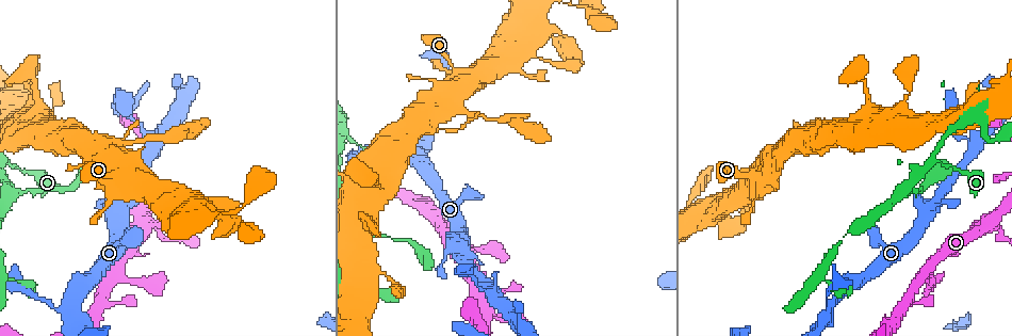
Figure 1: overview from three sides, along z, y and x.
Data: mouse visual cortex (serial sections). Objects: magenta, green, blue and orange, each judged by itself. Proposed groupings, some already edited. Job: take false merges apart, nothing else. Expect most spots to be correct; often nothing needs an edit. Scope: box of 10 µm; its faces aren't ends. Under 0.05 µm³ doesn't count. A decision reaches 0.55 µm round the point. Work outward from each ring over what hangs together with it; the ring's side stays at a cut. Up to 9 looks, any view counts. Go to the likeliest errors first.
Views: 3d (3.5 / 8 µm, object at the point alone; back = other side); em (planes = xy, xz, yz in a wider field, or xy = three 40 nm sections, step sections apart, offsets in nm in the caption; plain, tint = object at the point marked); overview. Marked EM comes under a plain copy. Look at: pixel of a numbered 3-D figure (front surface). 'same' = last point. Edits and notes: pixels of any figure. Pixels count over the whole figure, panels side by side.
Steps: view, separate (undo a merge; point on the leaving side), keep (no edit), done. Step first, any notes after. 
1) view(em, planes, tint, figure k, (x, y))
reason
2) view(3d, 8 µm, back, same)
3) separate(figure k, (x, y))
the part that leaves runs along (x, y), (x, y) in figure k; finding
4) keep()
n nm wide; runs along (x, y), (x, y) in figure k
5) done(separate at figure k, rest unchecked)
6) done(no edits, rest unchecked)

view(3d, 3.5 µm, figure 1, (25, 191))
thick turns thin

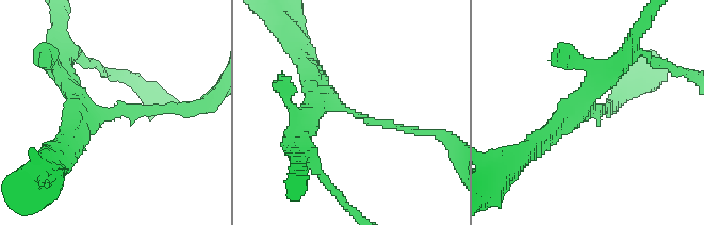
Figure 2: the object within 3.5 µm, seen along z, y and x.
keep()
arms of 100, 300 nm; runs along (71, 93), (88, 116), (183, 106) in figure 2; one cell here

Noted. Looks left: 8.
view(3d, 8 µm, back, figure 1, (927, 270))
branch point

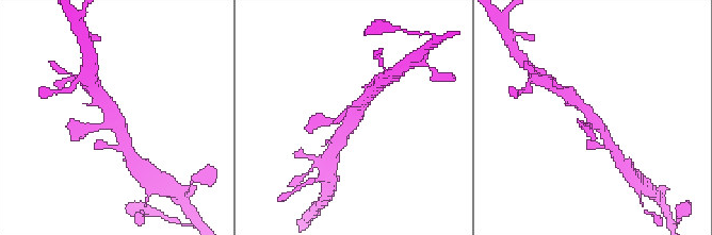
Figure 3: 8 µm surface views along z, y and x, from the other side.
view(em, xy, step 1, tint, same)
need the tissue

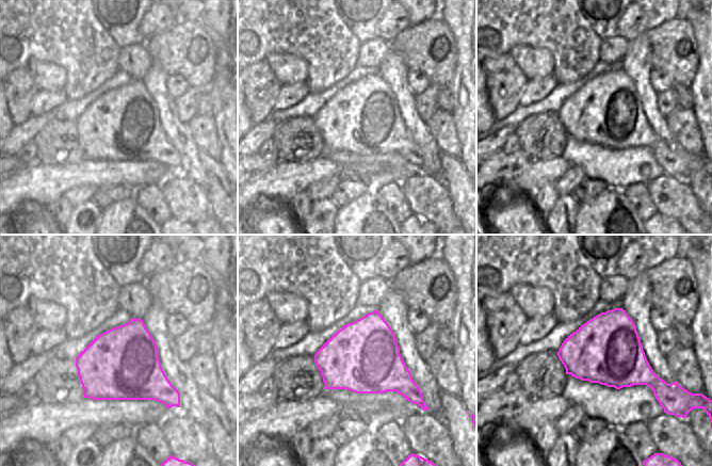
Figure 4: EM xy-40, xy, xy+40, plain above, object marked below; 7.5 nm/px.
keep()
550 nm wide; runs along (572, 97), (596, 121), (609, 141) in figure 3; one cell here

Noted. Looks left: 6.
view(3d, 3.5 µm, back, figure 1, (449, 99))
branch point

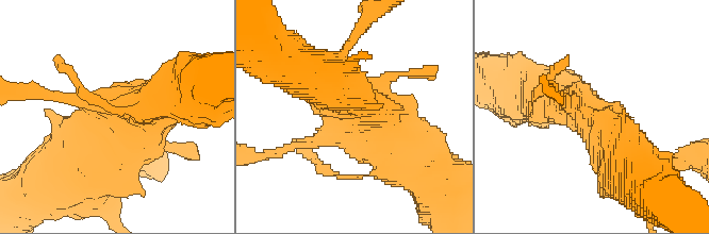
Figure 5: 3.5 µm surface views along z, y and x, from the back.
view(em, xy, step 3, tint, figure 5, (593, 113))

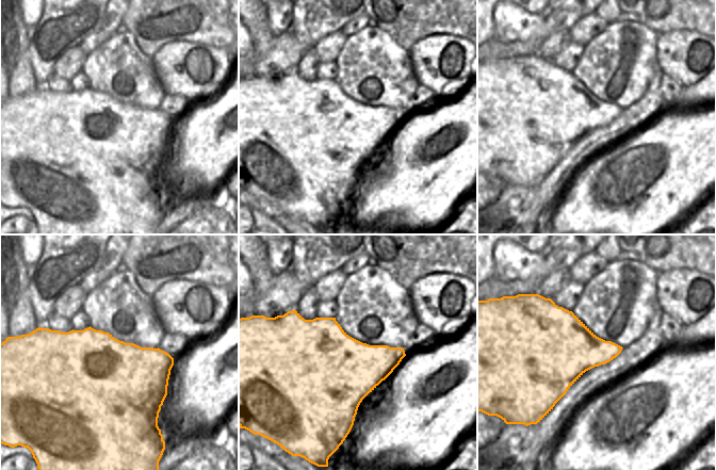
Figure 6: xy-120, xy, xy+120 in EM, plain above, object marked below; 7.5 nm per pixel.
keep()
runs along (332, 66), (328, 83), (410, 148) in figure 5; all the same cell

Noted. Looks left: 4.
view(3d, 3.5 µm, figure 1, (370, 178))
a narrow waist

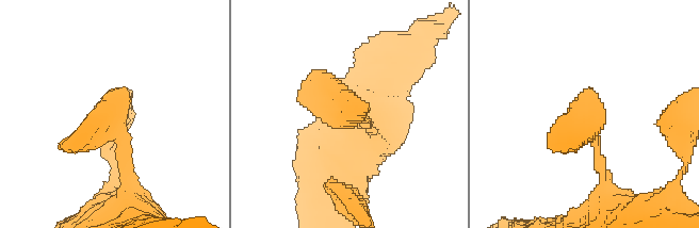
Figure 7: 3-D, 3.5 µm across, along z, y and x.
view(em, planes, tint, figure 7, (109, 125))

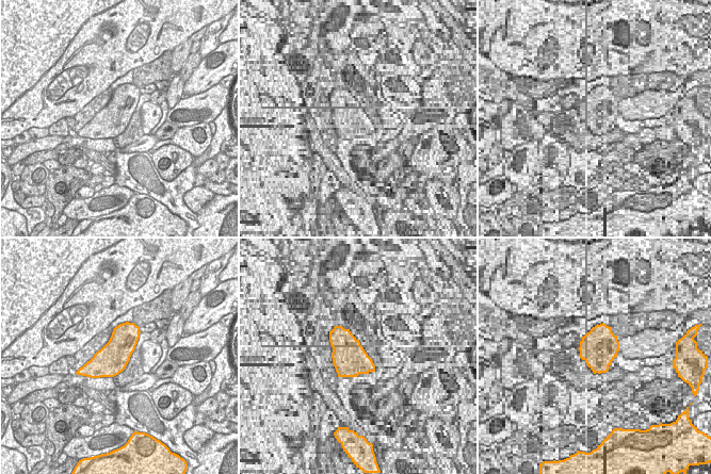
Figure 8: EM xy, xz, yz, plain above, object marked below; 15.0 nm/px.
keep()
runs along (127, 192), (110, 127), (61, 146) in figure 7; continuous, no second cell

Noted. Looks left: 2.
done(no edits, rest unchecked)

